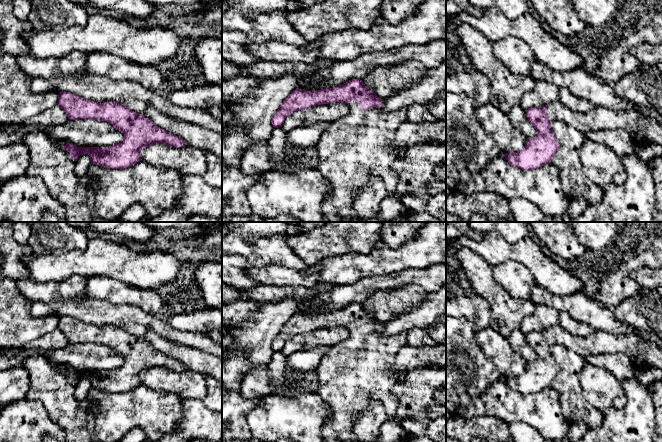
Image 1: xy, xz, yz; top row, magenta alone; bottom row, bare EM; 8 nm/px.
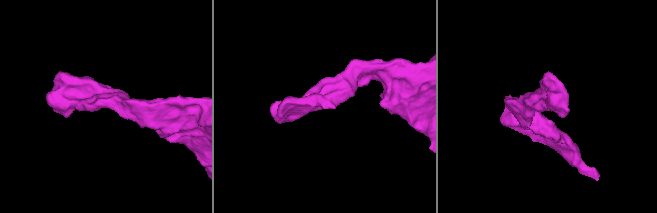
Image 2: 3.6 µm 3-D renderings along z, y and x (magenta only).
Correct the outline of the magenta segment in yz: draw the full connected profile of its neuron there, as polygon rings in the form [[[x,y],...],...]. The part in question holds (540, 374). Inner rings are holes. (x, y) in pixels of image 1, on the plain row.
[[[560,325],[526,334],[529,346],[537,359],[529,363],[523,373],[503,378],[513,390],[522,394],[538,393],[551,387],[560,372],[551,353],[551,346],[560,344],[583,358],[591,354],[624,353],[635,367],[654,366],[662,369],[662,342],[644,340],[636,334],[614,335],[595,331],[587,337],[575,336]]]

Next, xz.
[[[352,303],[342,309],[317,315],[296,312],[275,336],[271,348],[274,352],[282,351],[285,342],[295,335],[334,326],[348,328],[349,336],[331,347],[321,359],[317,367],[319,384],[315,394],[320,396],[332,411],[331,417],[322,427],[327,442],[350,442],[358,415],[369,407],[371,401],[380,401],[386,410],[387,418],[394,417],[398,401],[393,387],[400,376],[395,369],[395,360],[400,349],[407,345],[407,333],[388,336],[381,334],[381,322],[366,311],[362,304]]]

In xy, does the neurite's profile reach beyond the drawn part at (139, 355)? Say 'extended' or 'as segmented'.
as segmented

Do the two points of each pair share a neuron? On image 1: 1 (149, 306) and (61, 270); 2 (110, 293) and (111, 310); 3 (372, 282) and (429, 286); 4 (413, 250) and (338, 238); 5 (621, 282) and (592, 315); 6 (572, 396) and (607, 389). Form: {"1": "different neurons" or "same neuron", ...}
{"1": "different neurons", "2": "different neurons", "3": "same neuron", "4": "different neurons", "5": "different neurons", "6": "different neurons"}

